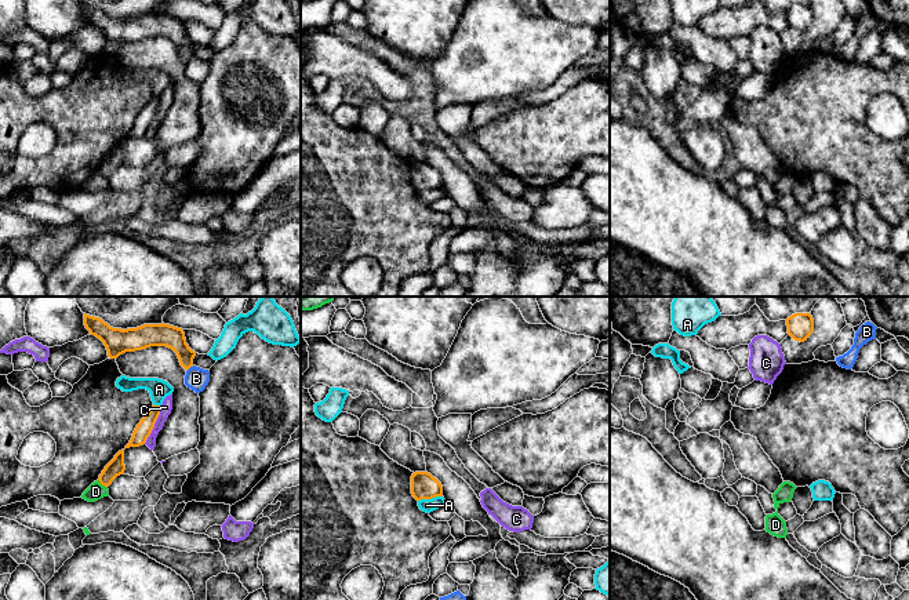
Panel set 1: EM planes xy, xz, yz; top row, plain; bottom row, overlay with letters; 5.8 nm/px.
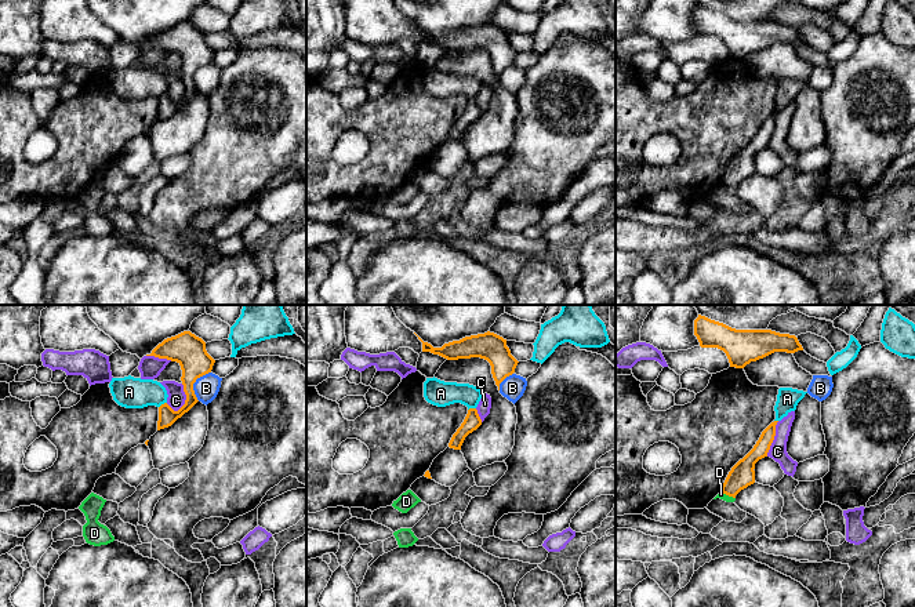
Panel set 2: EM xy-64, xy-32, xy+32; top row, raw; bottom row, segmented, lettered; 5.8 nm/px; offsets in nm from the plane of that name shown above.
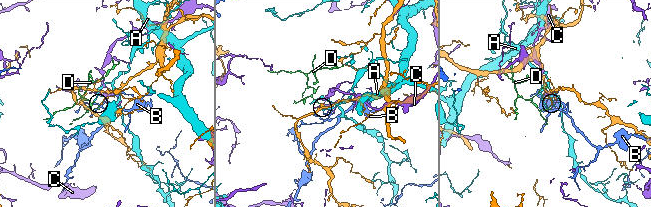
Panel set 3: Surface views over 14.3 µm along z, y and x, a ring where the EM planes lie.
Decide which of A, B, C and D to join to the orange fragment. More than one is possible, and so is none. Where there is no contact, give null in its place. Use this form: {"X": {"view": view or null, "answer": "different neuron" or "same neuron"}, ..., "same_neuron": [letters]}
{"A": {"view": "xz", "answer": "different neuron"}, "B": {"view": "xy", "answer": "different neuron"}, "C": {"view": "xy", "answer": "different neuron"}, "D": {"view": "xy", "answer": "different neuron"}, "same_neuron": []}

